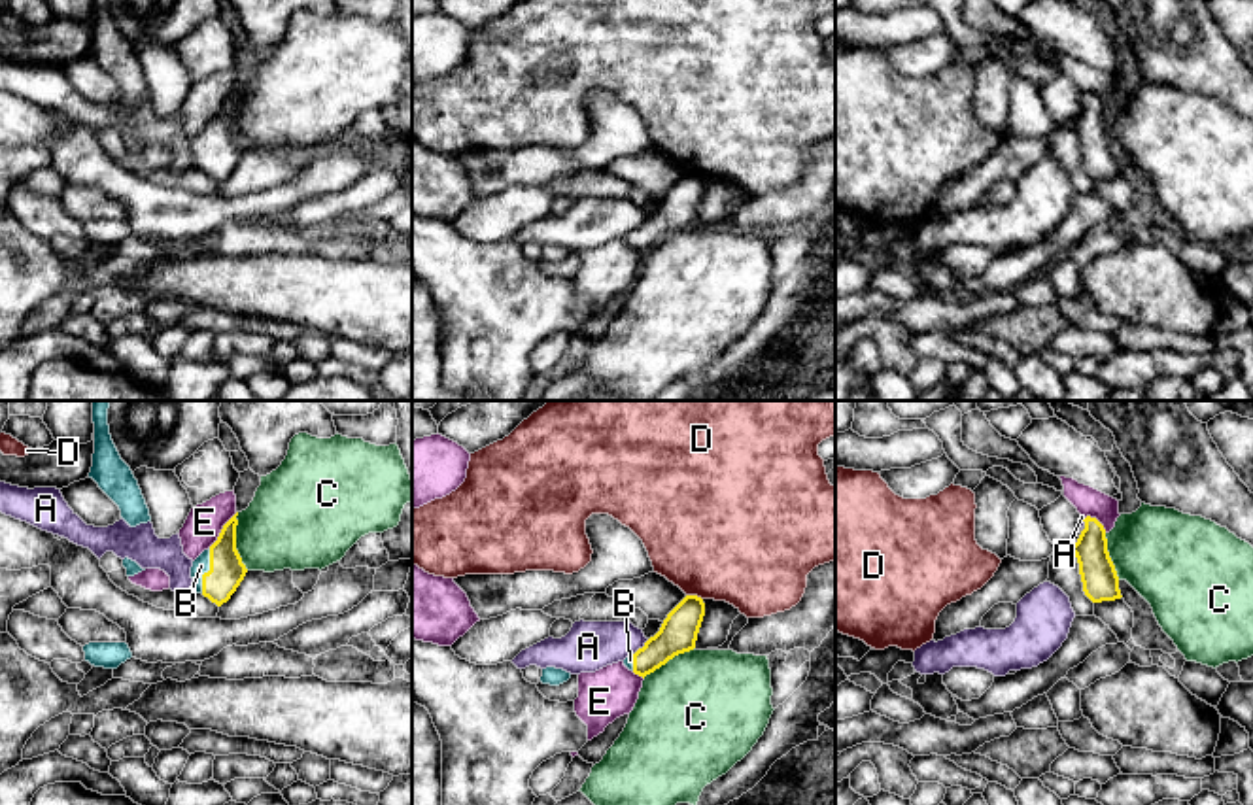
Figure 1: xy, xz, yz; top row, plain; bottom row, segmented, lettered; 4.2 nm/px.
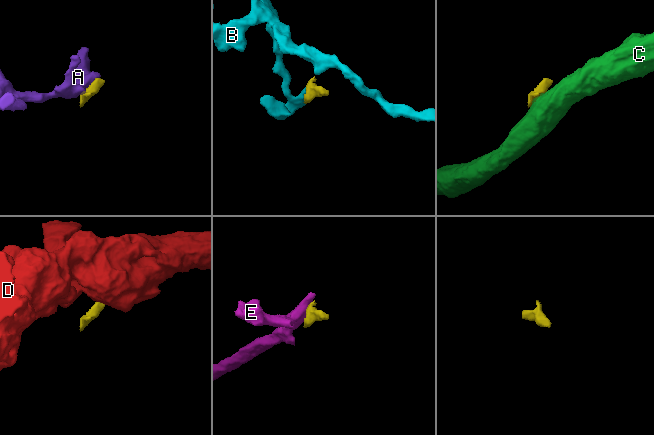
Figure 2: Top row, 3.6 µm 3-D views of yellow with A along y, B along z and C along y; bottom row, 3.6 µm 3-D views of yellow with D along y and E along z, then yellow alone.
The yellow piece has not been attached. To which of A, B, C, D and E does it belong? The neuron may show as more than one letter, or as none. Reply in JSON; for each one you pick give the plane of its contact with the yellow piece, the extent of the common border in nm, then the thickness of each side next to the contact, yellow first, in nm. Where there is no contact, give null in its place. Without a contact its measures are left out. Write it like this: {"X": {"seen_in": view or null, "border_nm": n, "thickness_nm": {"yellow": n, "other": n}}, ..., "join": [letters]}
{"B": {"seen_in": "xy", "border_nm": 200, "thickness_nm": {"yellow": 150, "other": 70}}, "join": ["B"]}

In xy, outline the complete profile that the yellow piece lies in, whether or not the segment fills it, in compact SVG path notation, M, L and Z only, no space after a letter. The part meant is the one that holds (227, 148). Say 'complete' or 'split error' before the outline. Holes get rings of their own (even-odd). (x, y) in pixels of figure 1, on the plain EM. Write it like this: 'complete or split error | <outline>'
split error | M238 89L223 102L217 117L191 144L193 168L221 183L231 176L248 146L236 127Z

